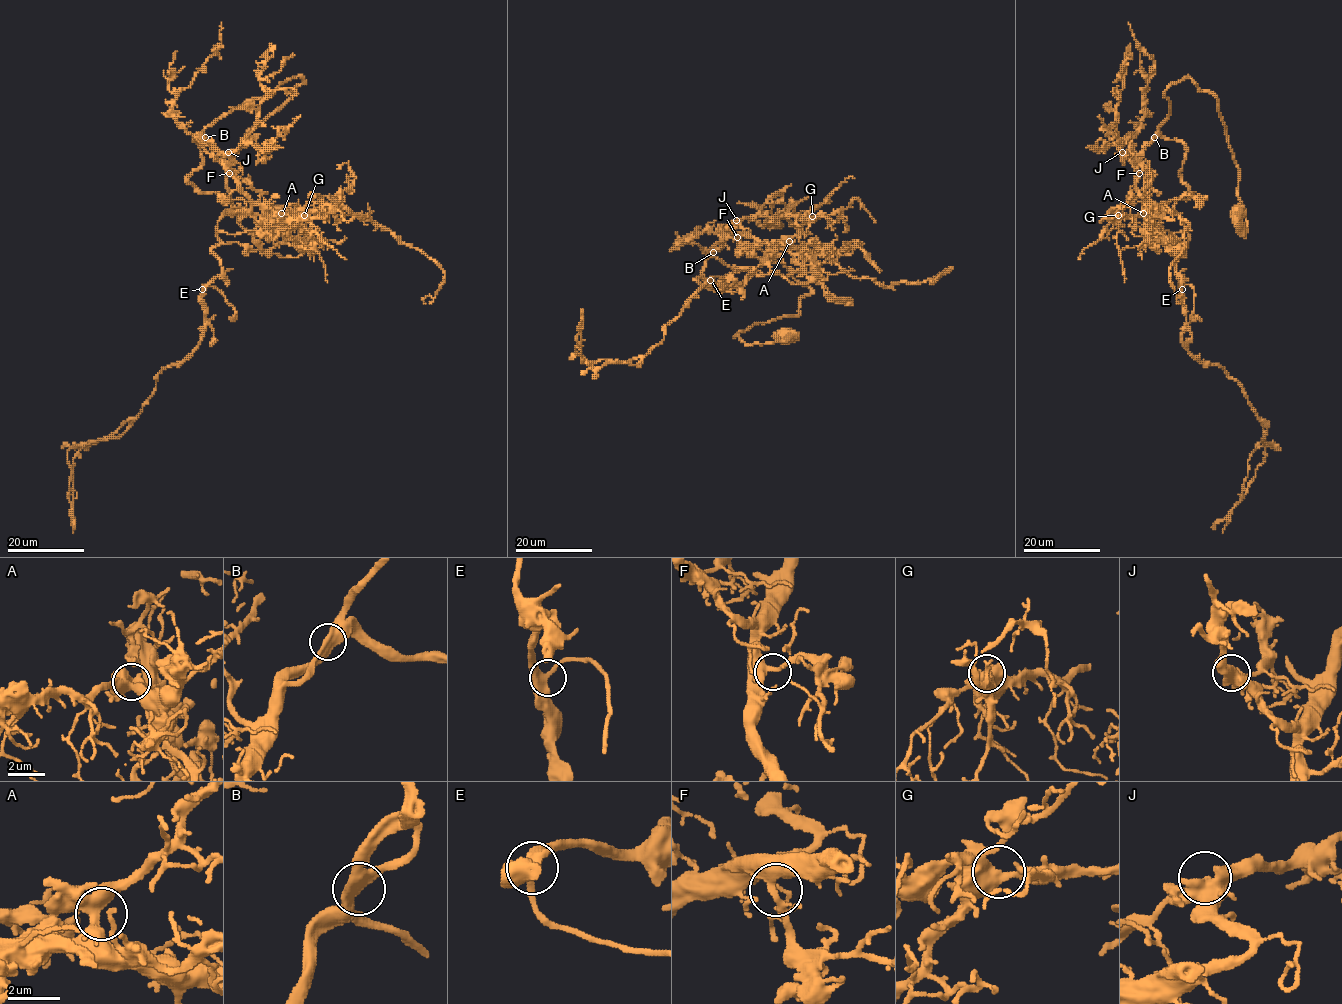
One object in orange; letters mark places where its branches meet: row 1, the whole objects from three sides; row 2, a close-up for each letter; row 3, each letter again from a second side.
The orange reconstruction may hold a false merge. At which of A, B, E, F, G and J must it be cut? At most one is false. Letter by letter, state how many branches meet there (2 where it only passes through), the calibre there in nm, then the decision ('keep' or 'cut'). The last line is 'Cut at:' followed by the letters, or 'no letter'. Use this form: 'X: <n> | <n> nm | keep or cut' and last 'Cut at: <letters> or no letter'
A: 3 | 440 nm | keep
B: 2 | 500 nm | keep
E: 3 | 340 nm | keep
F: 2 | 360 nm | keep
G: 2 | 550 nm | keep
J: 3 | 480 nm | keep
Cut at: no letter

